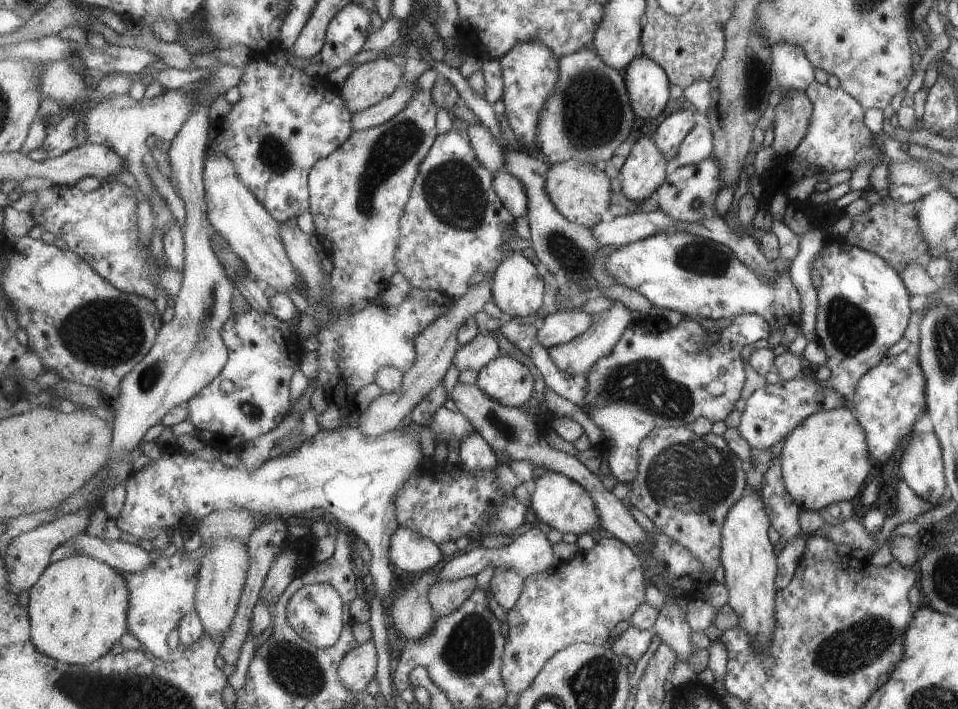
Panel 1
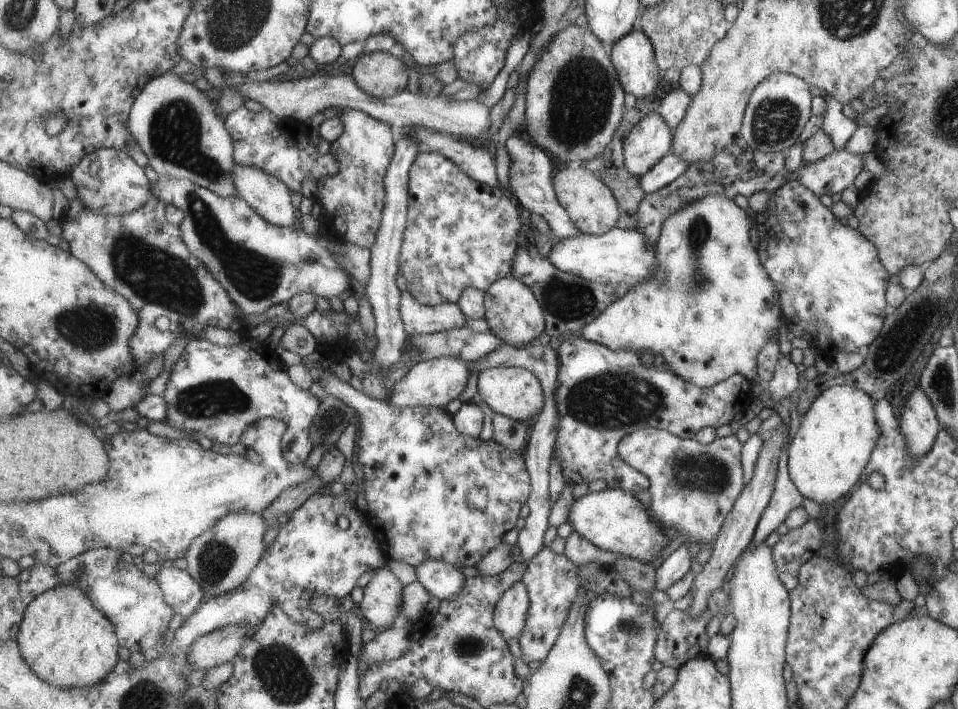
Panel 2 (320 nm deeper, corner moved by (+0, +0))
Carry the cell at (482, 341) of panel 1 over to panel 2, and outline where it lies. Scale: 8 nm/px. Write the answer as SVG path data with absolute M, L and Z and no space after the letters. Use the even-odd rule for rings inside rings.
M453 357L423 358L421 362L411 366L409 372L392 386L389 400L400 407L423 405L445 409L451 400L459 398L463 394L463 390L467 388L467 382L471 376L470 371L471 364L465 359Z

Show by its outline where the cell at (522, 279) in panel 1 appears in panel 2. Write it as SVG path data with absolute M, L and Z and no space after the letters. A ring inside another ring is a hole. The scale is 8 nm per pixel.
M509 274L499 279L485 291L486 322L489 332L495 333L499 339L514 347L522 347L545 340L546 318L544 307L536 294L520 278Z

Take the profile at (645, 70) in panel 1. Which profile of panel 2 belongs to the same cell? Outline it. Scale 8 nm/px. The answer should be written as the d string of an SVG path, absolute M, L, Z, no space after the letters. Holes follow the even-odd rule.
M642 28L631 30L628 35L621 37L609 50L626 92L633 94L636 98L643 99L651 96L657 90L663 71L656 59L656 47Z

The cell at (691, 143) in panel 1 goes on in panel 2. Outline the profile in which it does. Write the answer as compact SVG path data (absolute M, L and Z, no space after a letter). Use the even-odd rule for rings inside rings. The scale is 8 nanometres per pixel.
M673 151L667 153L648 173L640 177L641 188L646 193L657 192L677 180L689 167L690 164L678 154Z

